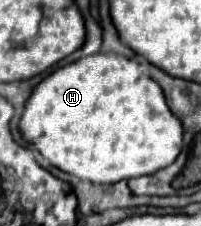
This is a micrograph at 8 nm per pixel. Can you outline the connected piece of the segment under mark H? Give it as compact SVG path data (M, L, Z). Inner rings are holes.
M105 52L85 56L43 78L25 102L19 132L23 140L33 144L51 166L87 182L119 182L153 174L175 160L181 152L183 140L181 122L171 114L163 90L147 76L145 68L125 56Z

